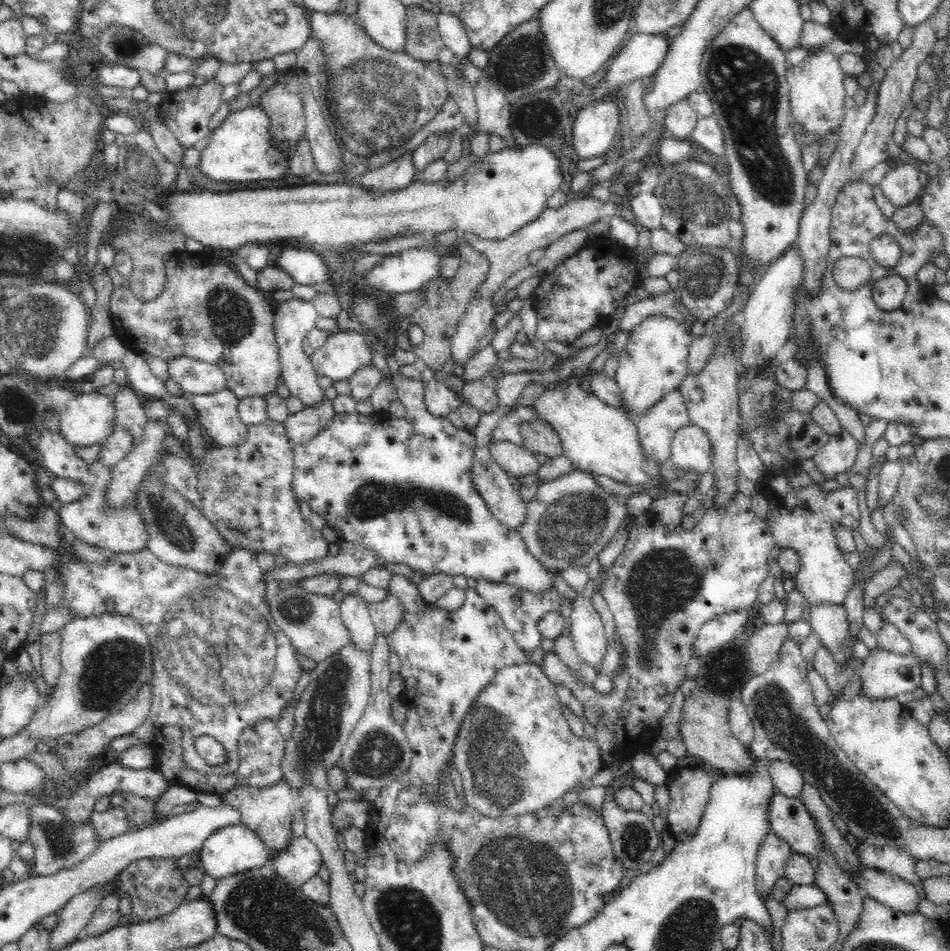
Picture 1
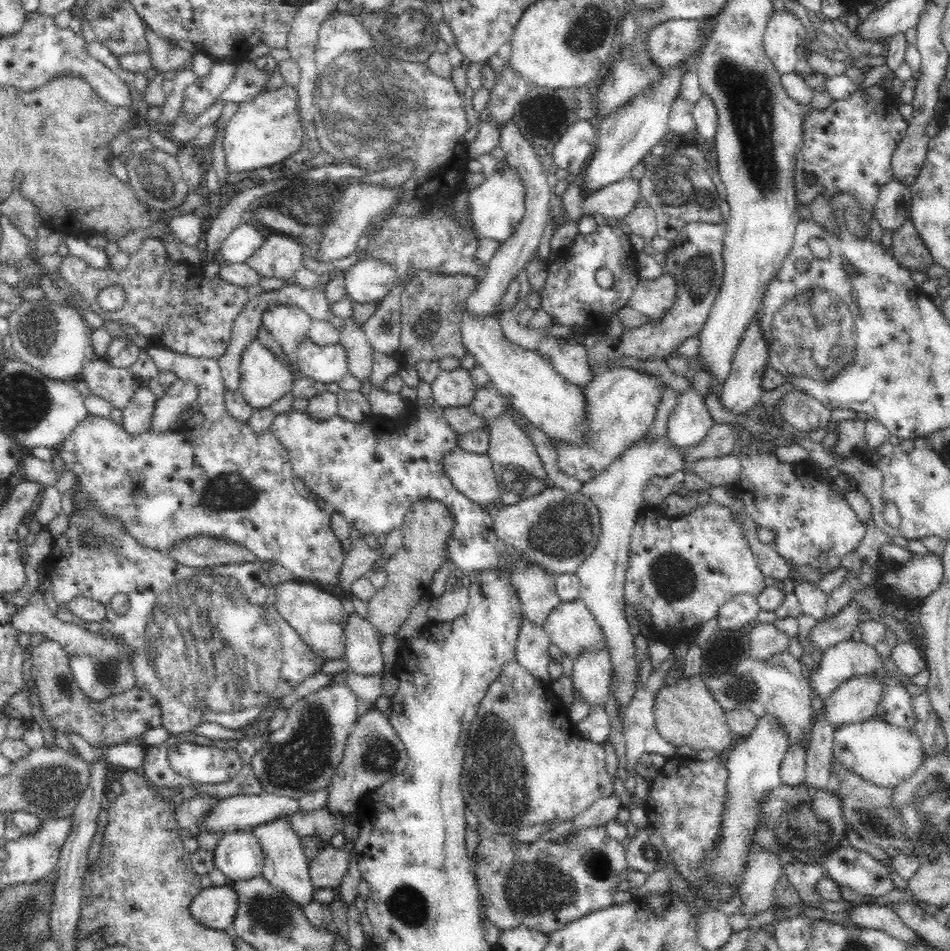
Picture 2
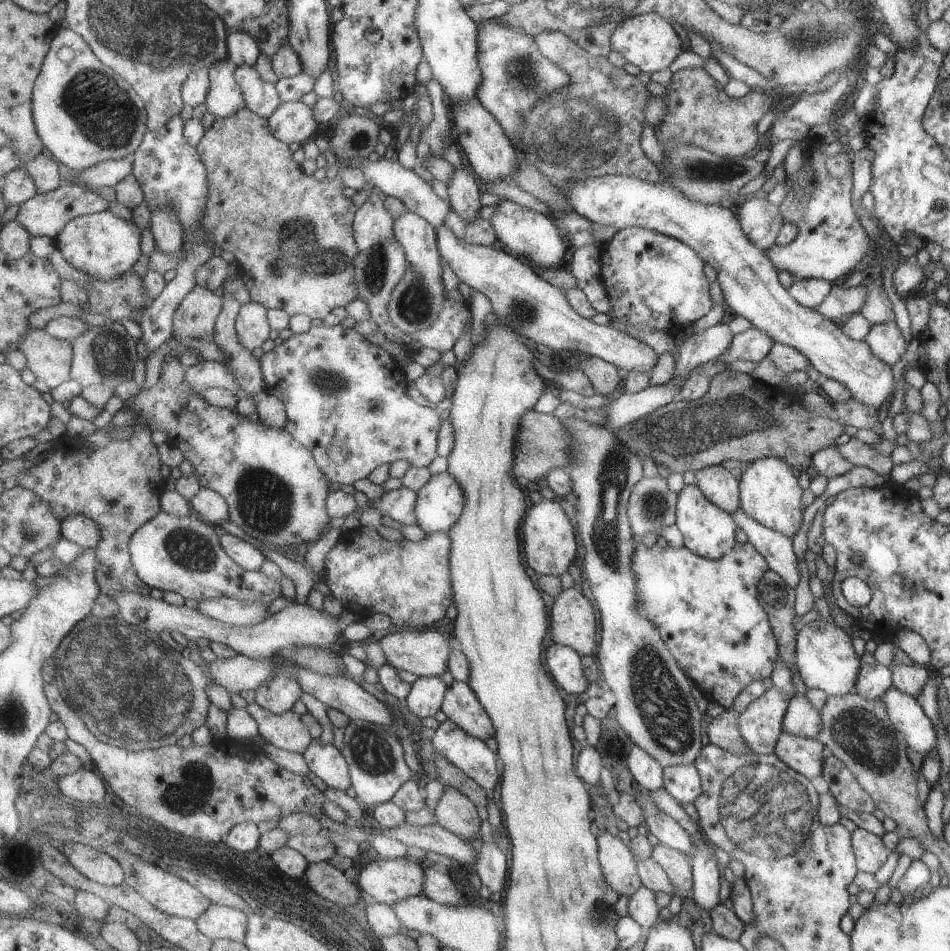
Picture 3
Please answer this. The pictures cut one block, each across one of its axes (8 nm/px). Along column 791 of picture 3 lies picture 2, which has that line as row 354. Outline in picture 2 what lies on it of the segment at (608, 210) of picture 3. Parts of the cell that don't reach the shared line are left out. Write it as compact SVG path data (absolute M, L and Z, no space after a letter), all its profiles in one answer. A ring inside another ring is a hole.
M306 335L295 350L297 368L302 377L329 385L347 373L347 354L339 343L318 346Z

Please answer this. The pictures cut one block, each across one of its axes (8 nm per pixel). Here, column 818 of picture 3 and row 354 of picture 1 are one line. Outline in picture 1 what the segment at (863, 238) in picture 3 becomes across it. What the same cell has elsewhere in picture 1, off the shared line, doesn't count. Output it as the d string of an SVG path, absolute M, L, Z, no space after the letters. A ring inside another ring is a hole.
M182 254L178 260L165 262L166 282L160 296L152 300L136 298L126 285L116 287L111 294L109 309L114 334L125 345L142 354L158 356L168 362L176 356L188 356L200 362L219 366L225 376L225 387L238 399L262 396L277 392L277 380L281 374L279 348L274 333L274 303L267 292L250 287L238 277L238 271L229 258L219 263L207 254Z

